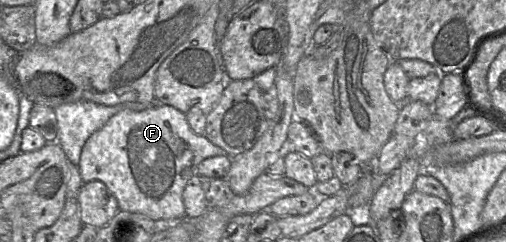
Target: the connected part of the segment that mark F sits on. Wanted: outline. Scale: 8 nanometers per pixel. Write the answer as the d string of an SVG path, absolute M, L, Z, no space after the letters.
M158 102L149 106L147 109L142 111L132 111L128 109L124 109L114 116L112 116L107 123L98 131L94 132L85 142L81 155L80 161L77 165L79 168L79 172L82 178L83 183L88 183L90 181L101 181L103 182L107 188L111 191L111 193L115 196L119 209L121 211L132 212L132 213L140 213L143 214L153 221L164 224L172 224L175 223L185 216L185 207L183 204L183 191L187 184L187 181L196 174L196 169L198 165L205 159L210 157L215 157L219 155L226 155L225 151L220 147L212 144L205 135L197 135L191 129L186 120L185 114L175 109L174 107L162 105Z

